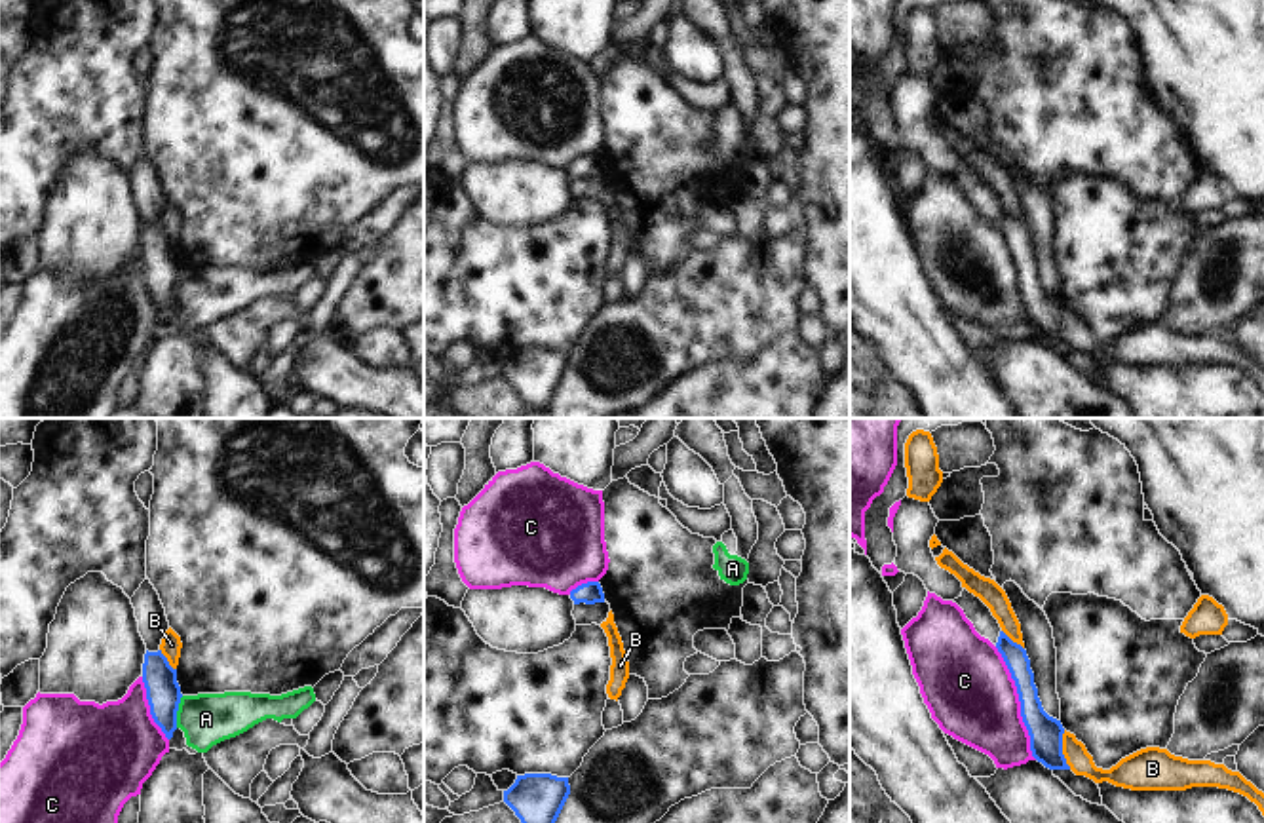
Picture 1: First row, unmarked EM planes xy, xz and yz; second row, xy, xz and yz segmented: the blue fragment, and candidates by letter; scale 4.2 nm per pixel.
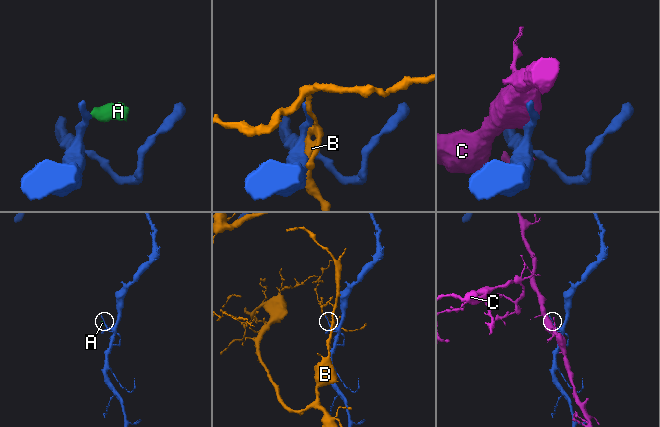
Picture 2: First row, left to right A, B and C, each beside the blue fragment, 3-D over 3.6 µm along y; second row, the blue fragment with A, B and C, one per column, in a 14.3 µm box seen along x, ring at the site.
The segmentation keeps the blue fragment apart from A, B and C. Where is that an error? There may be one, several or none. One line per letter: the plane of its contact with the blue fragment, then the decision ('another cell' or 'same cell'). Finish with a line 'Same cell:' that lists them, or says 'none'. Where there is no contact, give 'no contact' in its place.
A: meets blue in xy; another cell
B: meets blue in yz; another cell
C: meets blue in yz; another cell
Same cell: none

